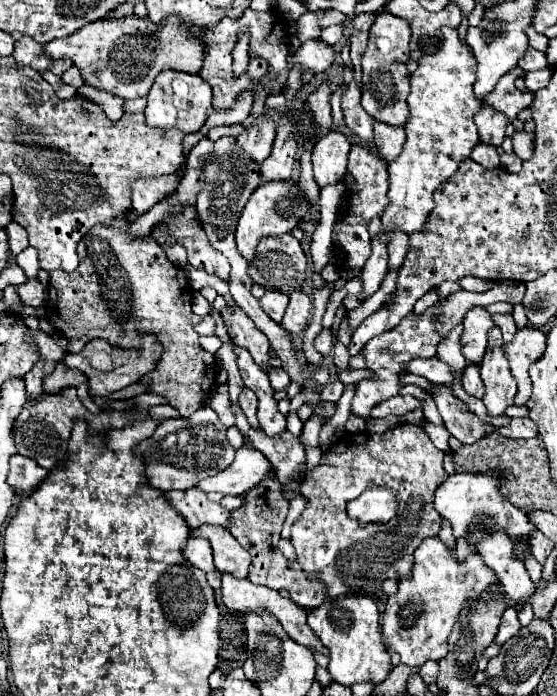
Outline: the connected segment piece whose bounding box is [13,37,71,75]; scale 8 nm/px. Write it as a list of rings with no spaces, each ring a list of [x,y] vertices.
[[[23,37],[15,43],[13,57],[19,67],[31,67],[39,73],[53,71],[55,75],[63,75],[71,67],[71,59],[51,59],[51,57],[43,55],[43,47],[39,47],[39,43],[35,43],[33,39],[27,39],[27,37]]]

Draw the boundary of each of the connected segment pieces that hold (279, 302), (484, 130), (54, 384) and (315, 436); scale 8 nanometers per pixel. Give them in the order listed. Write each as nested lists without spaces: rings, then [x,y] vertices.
[[[269,289],[269,291],[259,299],[259,303],[261,303],[263,311],[265,311],[273,321],[281,323],[283,313],[285,313],[287,303],[289,303],[289,297],[287,297],[285,293],[281,293],[281,291],[273,291],[273,289]]]
[[[481,107],[475,113],[475,125],[477,125],[481,141],[491,143],[495,147],[501,147],[505,139],[507,123],[509,119],[505,115],[499,115],[499,111],[491,111],[491,107]]]
[[[59,363],[59,367],[51,375],[47,375],[47,379],[43,379],[43,389],[45,393],[57,393],[57,391],[63,391],[65,387],[77,387],[79,383],[87,383],[87,377]]]
[[[313,413],[311,419],[303,425],[303,431],[299,435],[299,441],[301,445],[311,445],[311,447],[319,447],[319,433],[321,433],[321,427],[327,423],[327,417],[319,415],[319,413]]]

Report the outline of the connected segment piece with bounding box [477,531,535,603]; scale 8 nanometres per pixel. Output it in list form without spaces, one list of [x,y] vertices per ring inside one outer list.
[[[497,531],[495,535],[479,543],[477,553],[485,561],[485,565],[497,575],[507,599],[519,603],[535,593],[535,583],[531,581],[525,565],[515,559],[513,541],[507,539],[503,531]]]

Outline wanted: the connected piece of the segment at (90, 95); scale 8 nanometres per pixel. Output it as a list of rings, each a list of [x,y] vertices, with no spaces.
[[[81,85],[77,89],[77,93],[83,97],[83,99],[89,99],[97,105],[103,107],[105,115],[111,119],[111,121],[117,121],[121,115],[123,115],[123,99],[113,95],[113,93],[107,93],[107,91],[99,91],[95,87],[89,87],[89,85]]]

